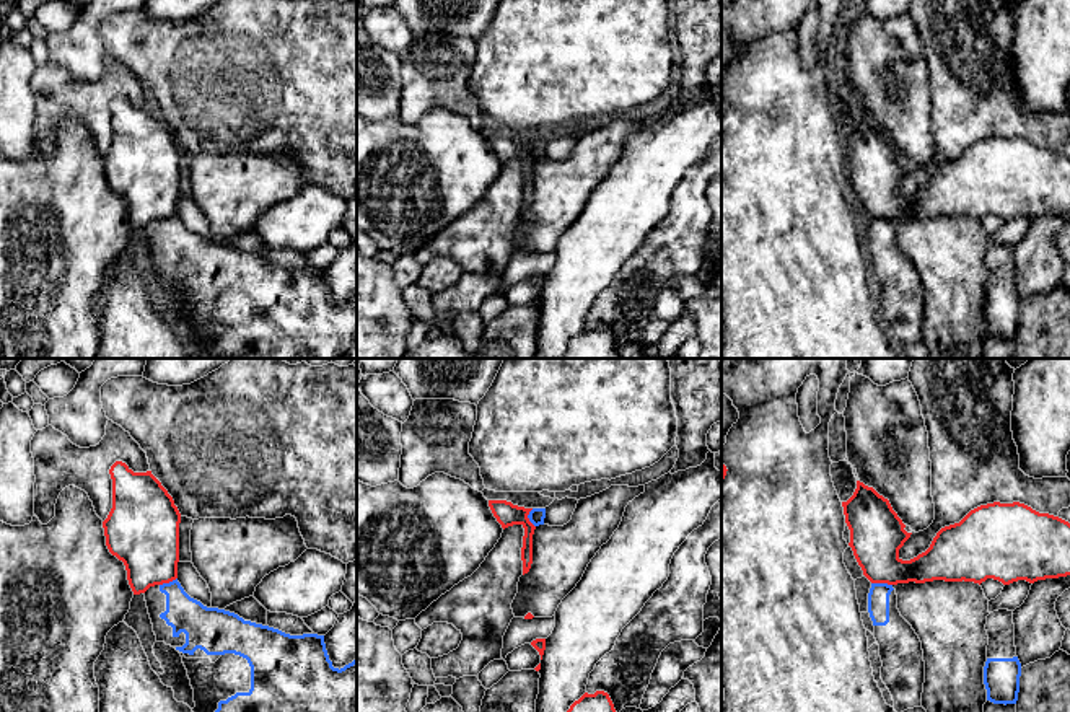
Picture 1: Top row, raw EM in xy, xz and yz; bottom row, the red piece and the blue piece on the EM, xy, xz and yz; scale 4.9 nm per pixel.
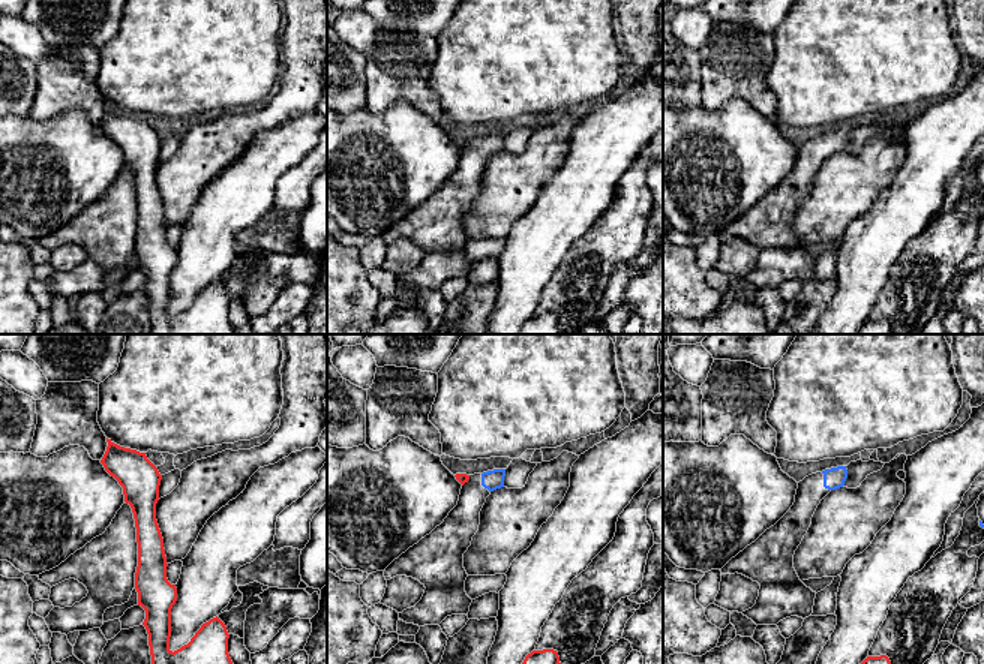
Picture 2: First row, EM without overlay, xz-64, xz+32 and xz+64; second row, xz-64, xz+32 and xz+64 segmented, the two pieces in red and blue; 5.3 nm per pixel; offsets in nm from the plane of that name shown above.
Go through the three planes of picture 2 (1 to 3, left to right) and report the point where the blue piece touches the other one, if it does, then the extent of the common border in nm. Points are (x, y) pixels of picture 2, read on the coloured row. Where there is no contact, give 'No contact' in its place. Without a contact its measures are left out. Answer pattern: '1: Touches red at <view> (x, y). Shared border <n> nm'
1: No contact
2: No contact
3: No contact

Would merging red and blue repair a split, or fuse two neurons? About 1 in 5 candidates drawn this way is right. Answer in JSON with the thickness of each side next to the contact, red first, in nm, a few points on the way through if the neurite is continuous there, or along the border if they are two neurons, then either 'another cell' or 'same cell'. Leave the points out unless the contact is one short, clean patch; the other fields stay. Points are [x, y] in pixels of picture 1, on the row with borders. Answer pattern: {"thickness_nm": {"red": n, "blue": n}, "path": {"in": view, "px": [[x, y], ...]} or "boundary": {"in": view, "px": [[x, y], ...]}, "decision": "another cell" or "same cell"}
{"thickness_nm": {"red": 280, "blue": 110}, "boundary": {"in": "yz", "px": [[872, 582], [891, 585]]}, "decision": "another cell"}

